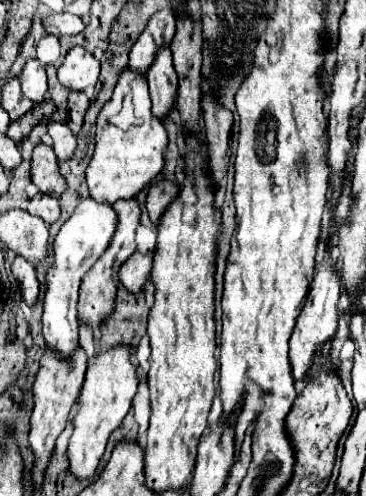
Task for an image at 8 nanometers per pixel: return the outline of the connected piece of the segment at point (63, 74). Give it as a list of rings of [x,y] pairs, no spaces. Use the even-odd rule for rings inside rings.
[[[73,46],[63,64],[57,68],[57,78],[69,90],[87,90],[97,84],[99,78],[99,62],[91,52],[81,46]]]

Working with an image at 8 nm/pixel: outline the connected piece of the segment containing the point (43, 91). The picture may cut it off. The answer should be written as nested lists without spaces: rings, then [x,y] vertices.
[[[29,58],[19,74],[21,90],[31,102],[43,102],[47,96],[47,74],[37,58]]]

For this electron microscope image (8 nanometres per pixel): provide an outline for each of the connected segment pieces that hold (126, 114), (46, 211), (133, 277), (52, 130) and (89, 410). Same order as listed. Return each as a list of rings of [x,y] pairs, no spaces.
[[[125,68],[119,72],[115,92],[97,116],[95,152],[87,166],[89,196],[97,202],[115,204],[121,198],[135,198],[163,170],[167,132],[151,112],[151,98],[145,76]]]
[[[39,192],[29,200],[27,212],[43,218],[47,224],[53,224],[59,218],[59,200],[49,196],[49,194]]]
[[[135,252],[119,270],[119,282],[129,290],[129,292],[143,292],[145,286],[145,276],[151,272],[151,262],[153,262],[153,252],[141,254]]]
[[[47,120],[47,132],[53,140],[53,150],[55,150],[57,158],[59,160],[71,158],[71,154],[77,148],[77,140],[75,140],[75,134],[69,130],[69,126],[63,124],[63,122]]]
[[[113,348],[105,354],[99,354],[91,360],[83,390],[81,390],[81,406],[73,418],[73,436],[69,438],[69,462],[71,474],[79,480],[93,478],[97,464],[105,452],[105,444],[109,434],[121,424],[125,414],[131,408],[133,396],[137,394],[137,366],[133,362],[133,354],[129,348]]]

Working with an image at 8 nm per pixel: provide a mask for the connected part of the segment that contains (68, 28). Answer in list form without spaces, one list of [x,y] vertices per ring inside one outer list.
[[[47,14],[41,18],[45,30],[53,36],[73,36],[73,34],[81,34],[85,24],[79,16],[73,16],[73,14]]]

